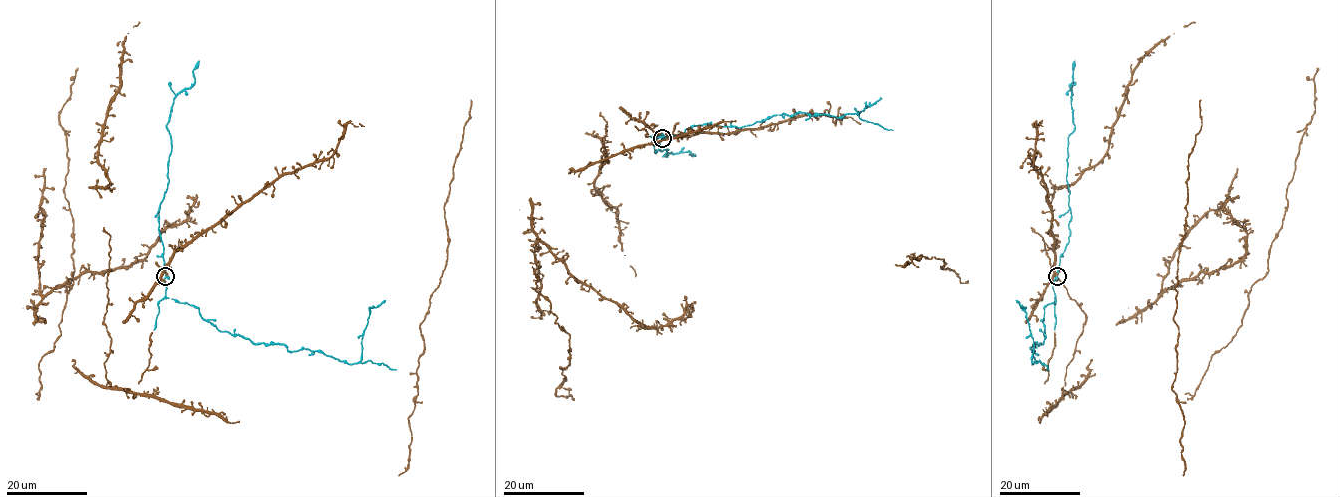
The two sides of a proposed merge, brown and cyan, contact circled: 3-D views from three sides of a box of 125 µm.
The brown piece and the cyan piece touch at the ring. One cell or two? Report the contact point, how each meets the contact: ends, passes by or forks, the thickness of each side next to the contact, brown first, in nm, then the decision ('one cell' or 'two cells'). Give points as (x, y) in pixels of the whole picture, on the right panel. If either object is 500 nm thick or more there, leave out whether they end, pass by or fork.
at (1057, 276); brown ends there; cyan passes by; 320 nm thick on the brown side, 300 nm on the other; one cell

